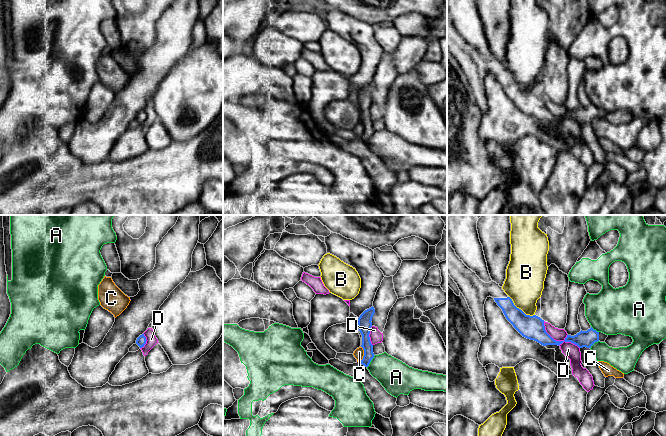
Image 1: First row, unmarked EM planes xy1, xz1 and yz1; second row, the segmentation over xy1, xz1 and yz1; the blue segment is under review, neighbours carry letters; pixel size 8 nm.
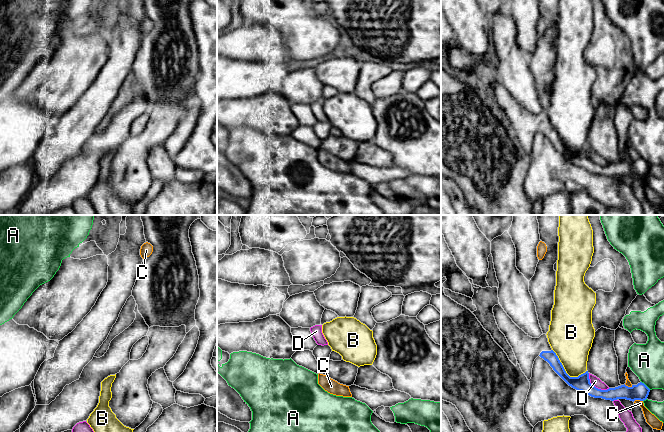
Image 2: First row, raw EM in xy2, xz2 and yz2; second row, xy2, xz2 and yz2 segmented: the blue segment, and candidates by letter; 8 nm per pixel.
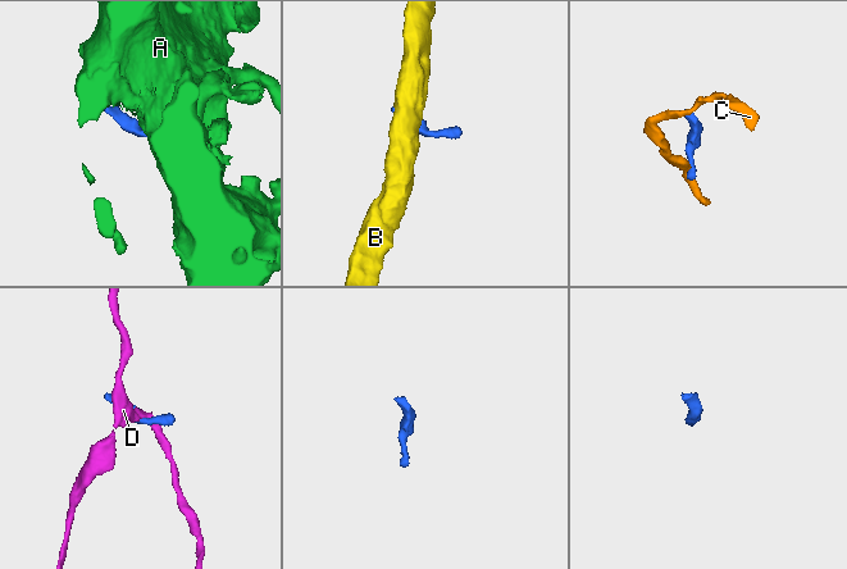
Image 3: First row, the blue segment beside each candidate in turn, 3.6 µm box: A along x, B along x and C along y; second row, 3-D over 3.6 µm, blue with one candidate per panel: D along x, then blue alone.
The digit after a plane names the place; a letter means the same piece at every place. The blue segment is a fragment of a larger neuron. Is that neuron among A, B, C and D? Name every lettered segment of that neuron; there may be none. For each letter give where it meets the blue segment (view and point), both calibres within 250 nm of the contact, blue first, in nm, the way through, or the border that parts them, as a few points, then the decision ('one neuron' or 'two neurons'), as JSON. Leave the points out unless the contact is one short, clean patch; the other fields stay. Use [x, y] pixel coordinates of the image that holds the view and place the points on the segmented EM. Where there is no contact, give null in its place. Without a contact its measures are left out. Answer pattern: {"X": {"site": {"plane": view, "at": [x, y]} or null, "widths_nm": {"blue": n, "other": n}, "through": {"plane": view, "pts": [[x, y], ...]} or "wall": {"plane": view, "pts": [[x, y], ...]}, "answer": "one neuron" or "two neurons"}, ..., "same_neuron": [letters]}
{"A": {"site": {"plane": "xz1", "at": [370, 361]}, "widths_nm": {"blue": 80, "other": 260}, "wall": {"plane": "xz1", "pts": [[375, 355], [367, 367]]}, "answer": "two neurons"}, "B": {"site": {"plane": "yz2", "at": [565, 371]}, "widths_nm": {"blue": 130, "other": 320}, "wall": {"plane": "yz2", "pts": [[552, 349], [564, 370], [570, 376], [578, 376], [586, 371]]}, "answer": "two neurons"}, "C": {"site": {"plane": "xz1", "at": [364, 354]}, "widths_nm": {"blue": 110, "other": 80}, "wall": {"plane": "xz1", "pts": [[361, 346], [363, 358], [360, 362]]}, "answer": "two neurons"}, "D": {"site": {"plane": "yz1", "at": [558, 341]}, "widths_nm": {"blue": 190, "other": 120}, "wall": {"plane": "yz1", "pts": [[543, 321], [545, 330], [554, 339], [570, 341], [579, 348]]}, "answer": "two neurons"}, "same_neuron": []}

